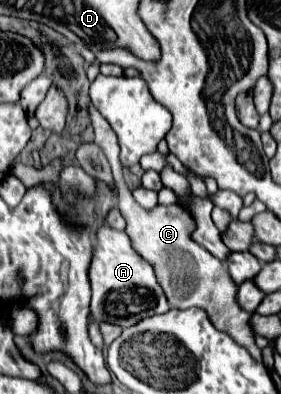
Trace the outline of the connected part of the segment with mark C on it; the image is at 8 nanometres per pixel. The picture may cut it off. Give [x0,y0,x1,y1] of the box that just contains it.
[90,103,262,359]

